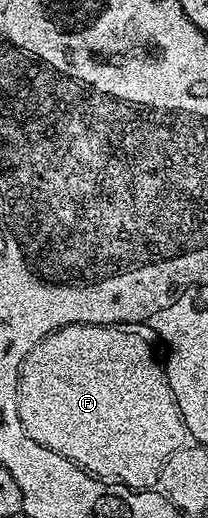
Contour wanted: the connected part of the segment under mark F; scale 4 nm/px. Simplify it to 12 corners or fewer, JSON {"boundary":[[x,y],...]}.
{"boundary":[[68,324],[26,354],[23,430],[149,490],[187,440],[148,345]]}

